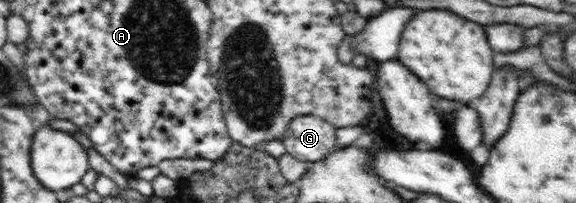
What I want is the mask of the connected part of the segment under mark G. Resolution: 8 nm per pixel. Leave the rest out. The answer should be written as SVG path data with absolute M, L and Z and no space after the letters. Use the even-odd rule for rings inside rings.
M298 116L283 132L280 140L286 147L286 153L310 164L324 160L334 152L336 129L318 116Z

